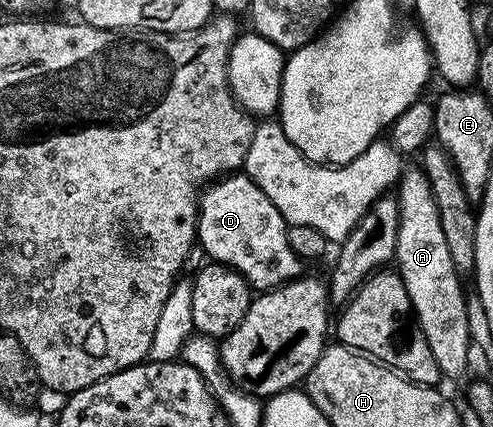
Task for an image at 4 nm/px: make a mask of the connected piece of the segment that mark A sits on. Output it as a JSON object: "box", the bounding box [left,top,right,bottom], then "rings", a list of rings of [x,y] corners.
{"box":[396,168,472,379],"rings":[[[420,168],[403,169],[396,186],[396,197],[396,273],[404,280],[404,288],[408,288],[414,317],[418,319],[418,326],[424,332],[424,340],[428,340],[428,348],[432,348],[436,364],[440,364],[440,372],[447,379],[458,378],[470,362],[472,348],[468,312],[465,311],[467,291],[462,290],[463,279],[452,264],[452,252],[448,252],[448,240],[444,240],[444,228],[440,228],[440,212],[436,208],[436,200],[432,196],[426,173]]]}

